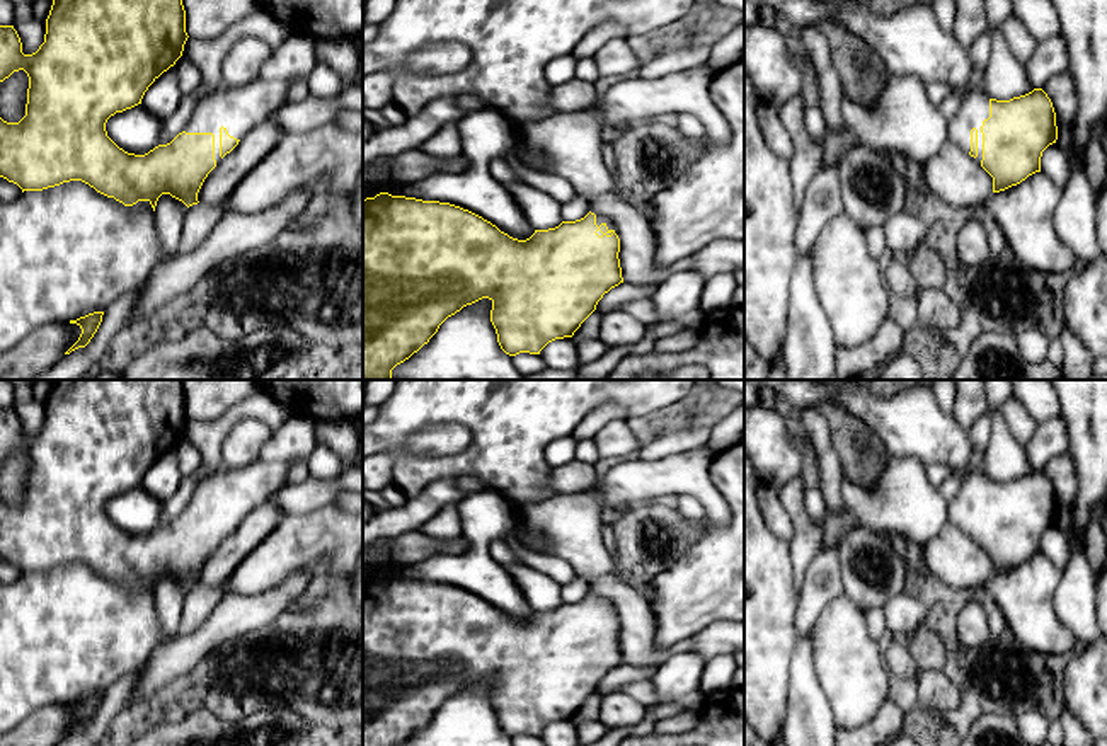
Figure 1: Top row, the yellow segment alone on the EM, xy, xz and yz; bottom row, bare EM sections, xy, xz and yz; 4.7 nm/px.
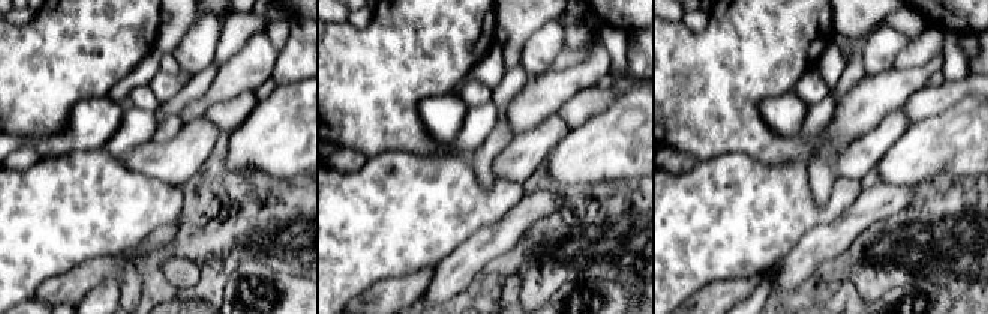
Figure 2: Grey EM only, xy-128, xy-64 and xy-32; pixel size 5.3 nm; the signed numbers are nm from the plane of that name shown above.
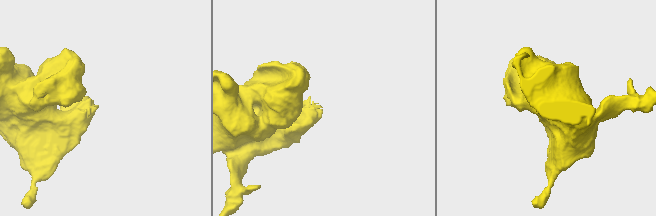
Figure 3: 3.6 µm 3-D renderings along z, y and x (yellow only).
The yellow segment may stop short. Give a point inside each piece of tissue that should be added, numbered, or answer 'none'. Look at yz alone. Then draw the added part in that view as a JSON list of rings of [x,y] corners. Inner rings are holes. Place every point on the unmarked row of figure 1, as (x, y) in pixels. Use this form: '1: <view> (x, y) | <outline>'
1: yz (975, 489) | [[[978,468],[961,482],[957,496],[950,501],[950,521],[962,530],[971,533],[971,511],[978,511],[978,538],[983,542],[983,502],[989,499],[989,477]]]

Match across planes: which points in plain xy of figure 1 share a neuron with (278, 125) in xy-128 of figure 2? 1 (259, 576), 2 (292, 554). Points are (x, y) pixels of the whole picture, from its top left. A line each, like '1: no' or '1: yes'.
1: yes
2: yes

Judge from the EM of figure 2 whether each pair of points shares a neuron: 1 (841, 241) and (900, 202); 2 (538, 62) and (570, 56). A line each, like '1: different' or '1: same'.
1: same
2: different

